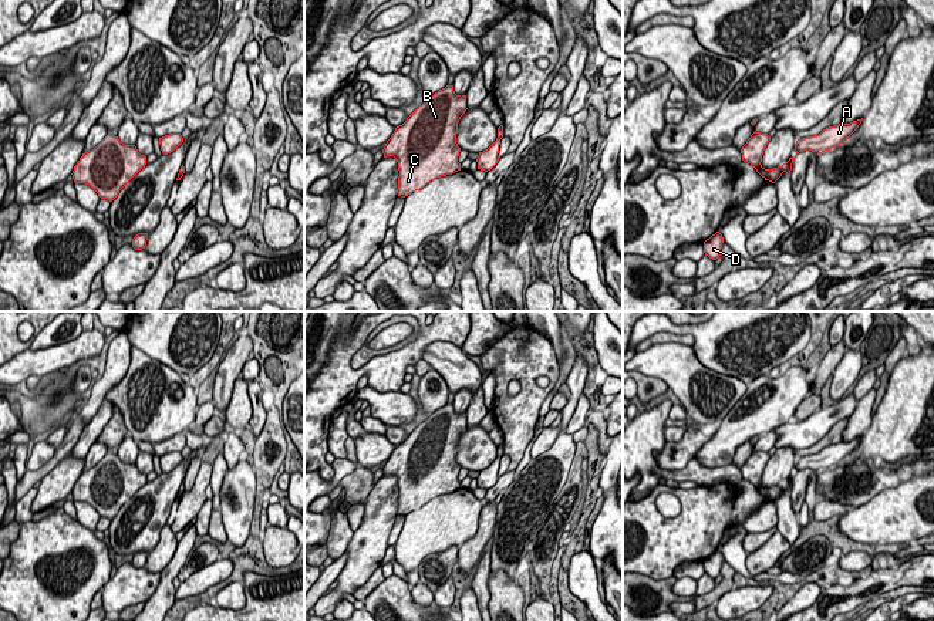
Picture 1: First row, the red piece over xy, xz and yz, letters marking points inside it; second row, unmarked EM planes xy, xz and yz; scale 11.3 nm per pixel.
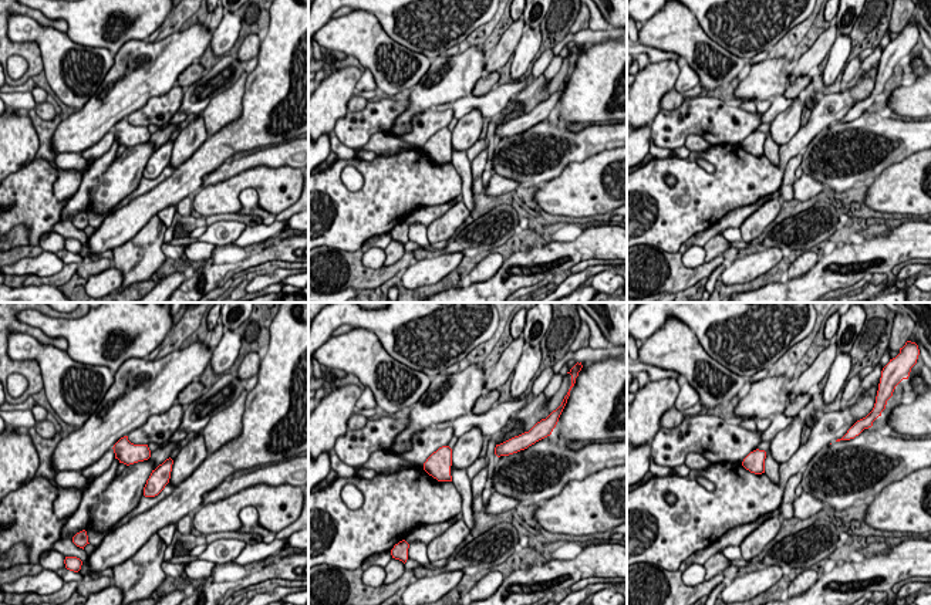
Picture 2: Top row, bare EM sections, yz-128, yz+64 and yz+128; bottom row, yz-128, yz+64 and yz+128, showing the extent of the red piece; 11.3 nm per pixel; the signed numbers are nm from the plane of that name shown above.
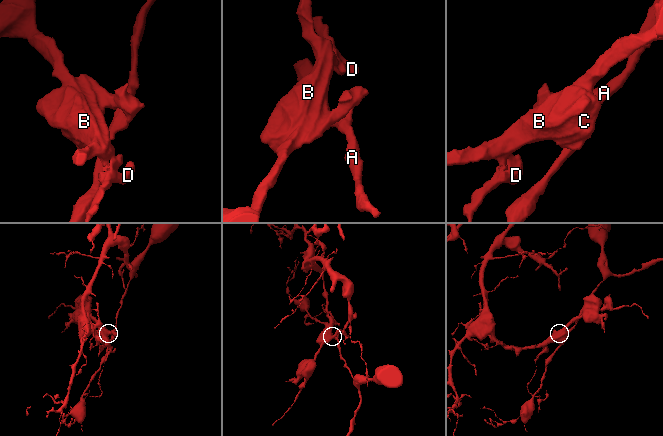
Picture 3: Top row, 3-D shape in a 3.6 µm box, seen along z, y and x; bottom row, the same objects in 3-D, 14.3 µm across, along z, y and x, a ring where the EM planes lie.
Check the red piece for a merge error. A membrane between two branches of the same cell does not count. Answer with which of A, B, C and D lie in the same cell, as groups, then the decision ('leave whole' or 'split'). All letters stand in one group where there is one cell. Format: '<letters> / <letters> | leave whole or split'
A / B C D | split

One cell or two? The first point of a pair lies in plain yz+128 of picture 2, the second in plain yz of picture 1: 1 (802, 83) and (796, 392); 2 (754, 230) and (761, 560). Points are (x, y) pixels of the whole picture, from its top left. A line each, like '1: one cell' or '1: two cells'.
1: two cells
2: one cell

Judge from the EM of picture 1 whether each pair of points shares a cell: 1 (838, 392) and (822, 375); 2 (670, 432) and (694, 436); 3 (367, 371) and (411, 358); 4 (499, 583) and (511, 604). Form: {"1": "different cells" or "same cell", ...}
{"1": "different cells", "2": "different cells", "3": "same cell", "4": "same cell"}

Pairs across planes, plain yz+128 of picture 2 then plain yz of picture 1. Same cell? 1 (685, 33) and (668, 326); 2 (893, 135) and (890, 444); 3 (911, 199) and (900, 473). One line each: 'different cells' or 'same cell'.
1: different cells
2: different cells
3: different cells

